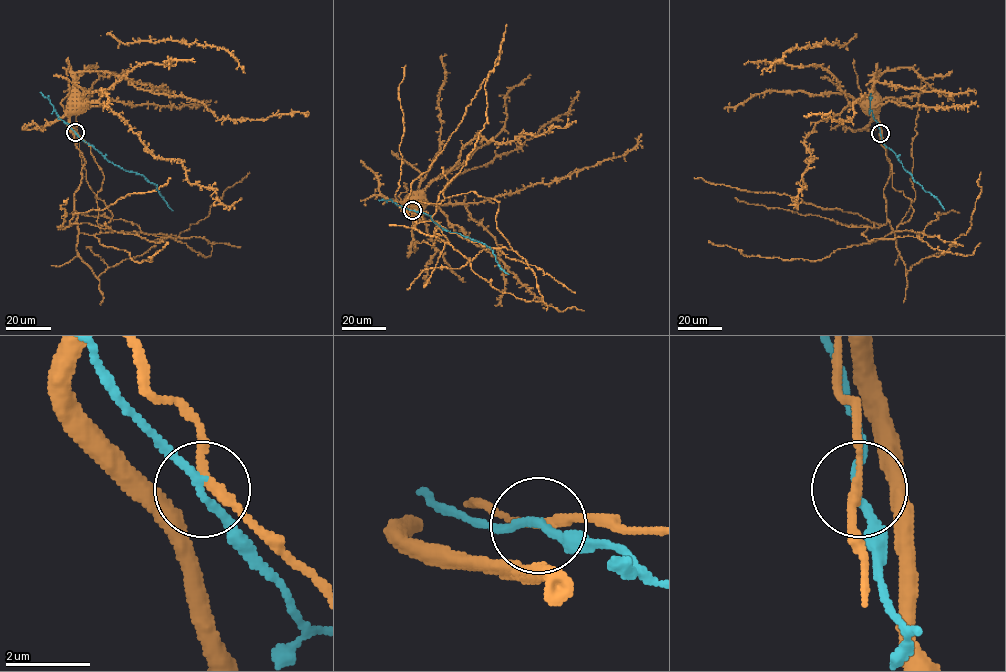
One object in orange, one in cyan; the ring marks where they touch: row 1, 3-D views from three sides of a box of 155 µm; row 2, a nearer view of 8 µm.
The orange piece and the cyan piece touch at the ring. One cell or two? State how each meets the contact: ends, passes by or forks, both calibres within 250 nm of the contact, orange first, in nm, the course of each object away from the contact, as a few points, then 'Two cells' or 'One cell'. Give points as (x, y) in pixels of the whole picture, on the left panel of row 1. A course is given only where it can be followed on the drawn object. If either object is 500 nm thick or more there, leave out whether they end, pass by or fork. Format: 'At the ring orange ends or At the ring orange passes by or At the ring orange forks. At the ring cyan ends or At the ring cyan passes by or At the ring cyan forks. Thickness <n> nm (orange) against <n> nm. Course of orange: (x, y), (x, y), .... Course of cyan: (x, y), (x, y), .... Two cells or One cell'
At the ring orange passes by. At the ring cyan passes by. Thickness 200 nm (orange) against 180 nm. Course of orange: (75, 132), (104, 176), (99, 234), (79, 232), (74, 210), (78, 98). Course of cyan: (75, 132), (109, 161), (153, 182), (172, 210). Two cells

